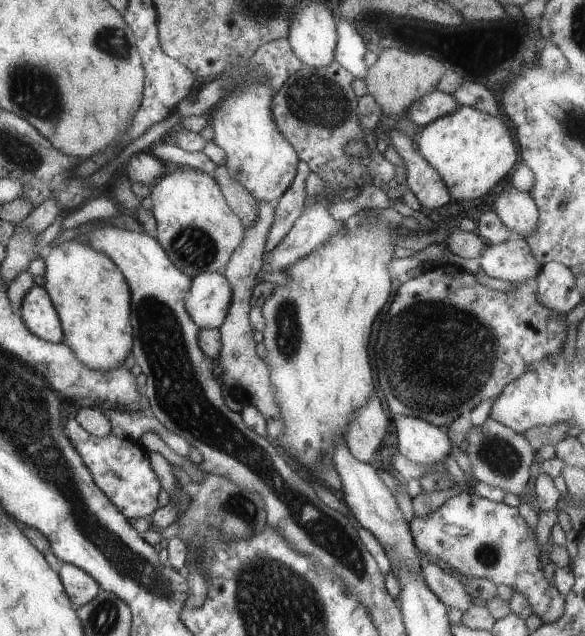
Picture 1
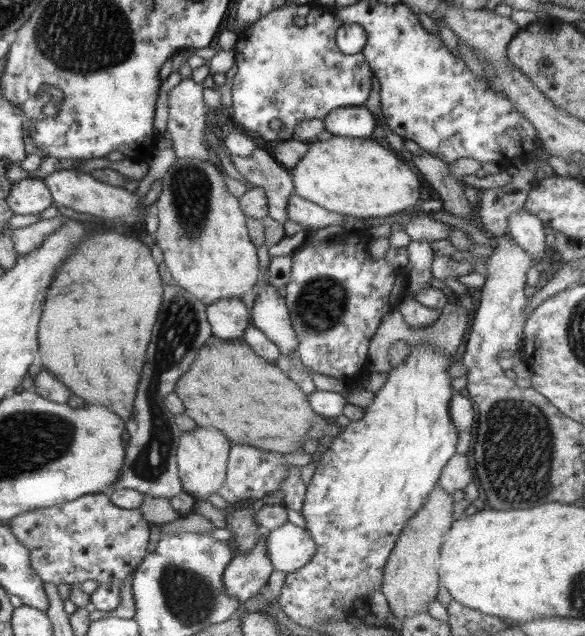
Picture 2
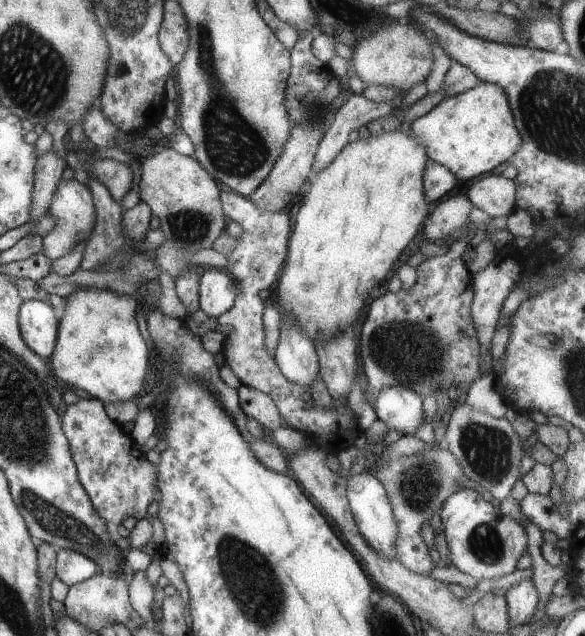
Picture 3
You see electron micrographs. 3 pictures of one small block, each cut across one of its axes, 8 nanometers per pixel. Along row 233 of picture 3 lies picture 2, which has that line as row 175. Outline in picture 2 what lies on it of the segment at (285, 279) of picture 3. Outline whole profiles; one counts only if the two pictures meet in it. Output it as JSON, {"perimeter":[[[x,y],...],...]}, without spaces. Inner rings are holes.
{"perimeter":[[[333,135],[329,140],[309,142],[309,149],[290,170],[294,181],[294,194],[310,200],[322,208],[339,215],[357,218],[384,217],[395,213],[410,212],[420,205],[418,172],[391,147],[385,148],[374,138],[354,139]]]}

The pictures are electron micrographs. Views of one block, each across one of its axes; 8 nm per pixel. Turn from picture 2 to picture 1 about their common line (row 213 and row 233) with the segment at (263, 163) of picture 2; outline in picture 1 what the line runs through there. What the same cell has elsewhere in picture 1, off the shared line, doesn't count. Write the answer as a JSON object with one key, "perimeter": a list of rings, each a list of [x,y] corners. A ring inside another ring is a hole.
{"perimeter":[[[299,161],[296,178],[278,201],[278,206],[275,206],[274,222],[267,236],[265,254],[272,252],[278,246],[278,242],[290,232],[292,226],[296,224],[296,220],[302,216],[306,198],[305,180],[310,173],[308,164]]]}

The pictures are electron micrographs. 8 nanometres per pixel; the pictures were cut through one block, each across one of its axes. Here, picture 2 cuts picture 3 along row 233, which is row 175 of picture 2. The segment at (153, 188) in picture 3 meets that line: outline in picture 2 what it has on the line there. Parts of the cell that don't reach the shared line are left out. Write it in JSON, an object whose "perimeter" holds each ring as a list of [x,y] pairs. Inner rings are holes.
{"perimeter":[[[194,157],[176,158],[160,179],[163,189],[153,206],[159,225],[153,238],[163,252],[164,264],[168,266],[173,281],[205,305],[230,297],[244,298],[250,294],[261,274],[257,246],[250,240],[246,228],[247,216],[240,208],[239,198],[226,188],[220,165],[211,161],[198,161]]]}

